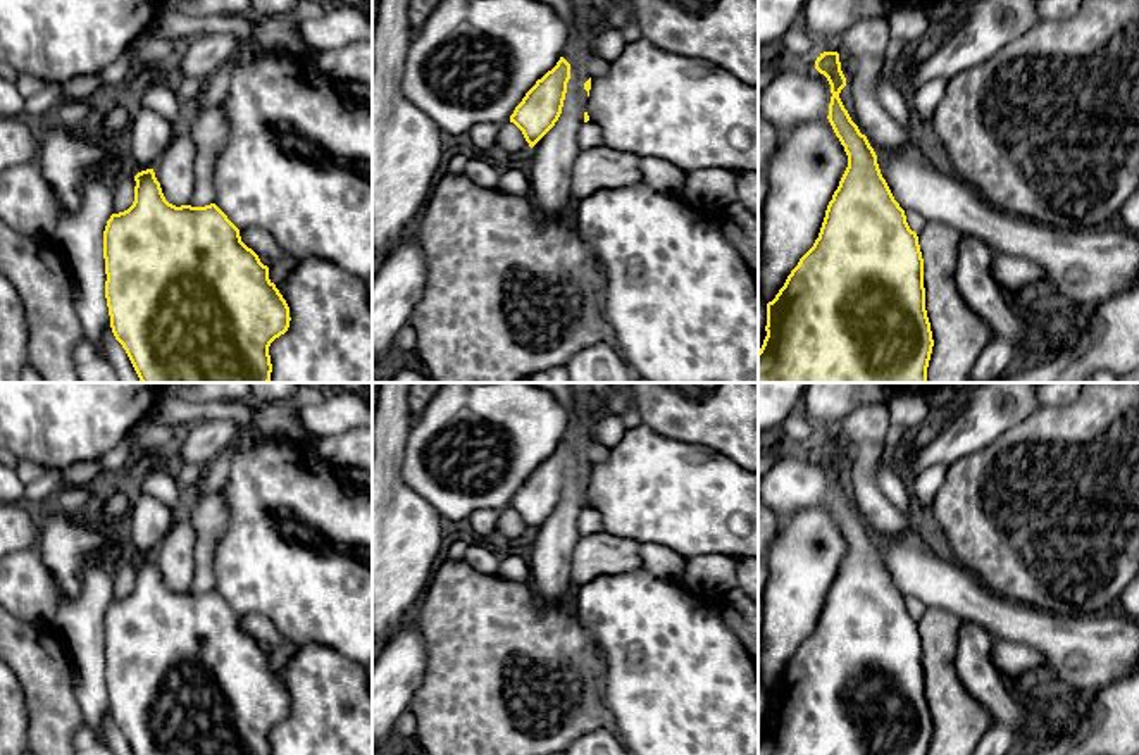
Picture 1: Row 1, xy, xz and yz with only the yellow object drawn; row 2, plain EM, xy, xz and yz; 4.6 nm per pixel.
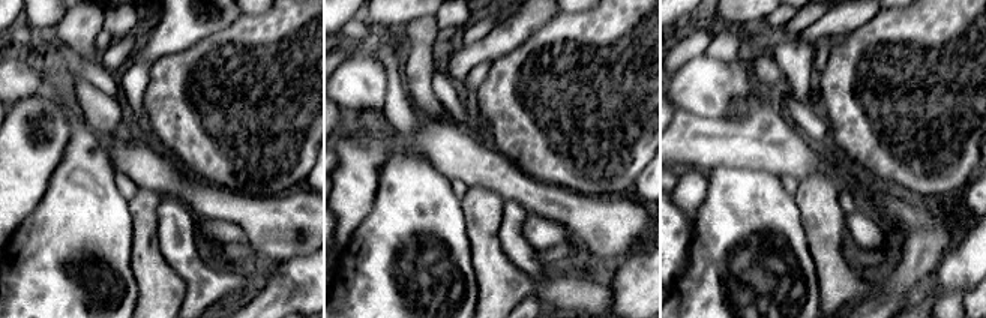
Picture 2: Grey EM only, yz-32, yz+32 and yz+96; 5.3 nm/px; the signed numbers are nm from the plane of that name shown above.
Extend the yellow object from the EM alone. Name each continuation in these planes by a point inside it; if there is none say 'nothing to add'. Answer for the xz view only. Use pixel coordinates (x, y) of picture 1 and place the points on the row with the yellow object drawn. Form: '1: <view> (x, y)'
nothing to add

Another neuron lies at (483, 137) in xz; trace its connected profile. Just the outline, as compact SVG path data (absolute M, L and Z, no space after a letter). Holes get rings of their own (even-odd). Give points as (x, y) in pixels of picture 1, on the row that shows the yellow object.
M481 124L469 129L465 141L474 148L474 152L484 152L496 147L496 134L500 124Z

